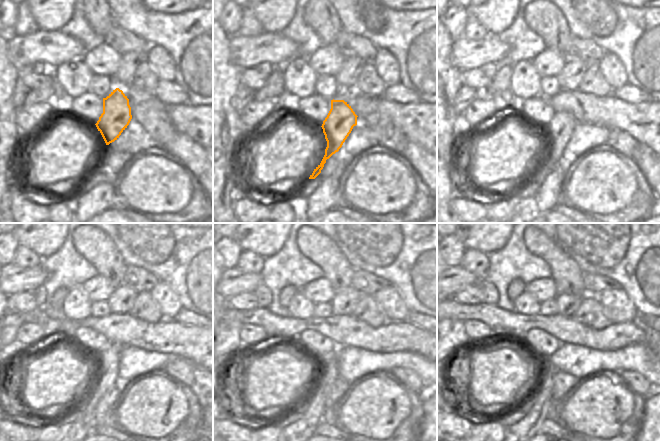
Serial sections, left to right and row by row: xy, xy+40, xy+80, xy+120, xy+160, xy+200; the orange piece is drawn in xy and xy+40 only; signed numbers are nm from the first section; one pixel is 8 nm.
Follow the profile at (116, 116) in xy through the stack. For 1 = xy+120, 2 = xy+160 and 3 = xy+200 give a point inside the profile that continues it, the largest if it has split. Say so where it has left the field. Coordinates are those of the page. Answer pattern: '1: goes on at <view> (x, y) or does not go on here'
1: goes on at xy+120 (83, 424)
2: goes on at xy+160 (314, 413)
3: goes on at xy+200 (540, 401)

